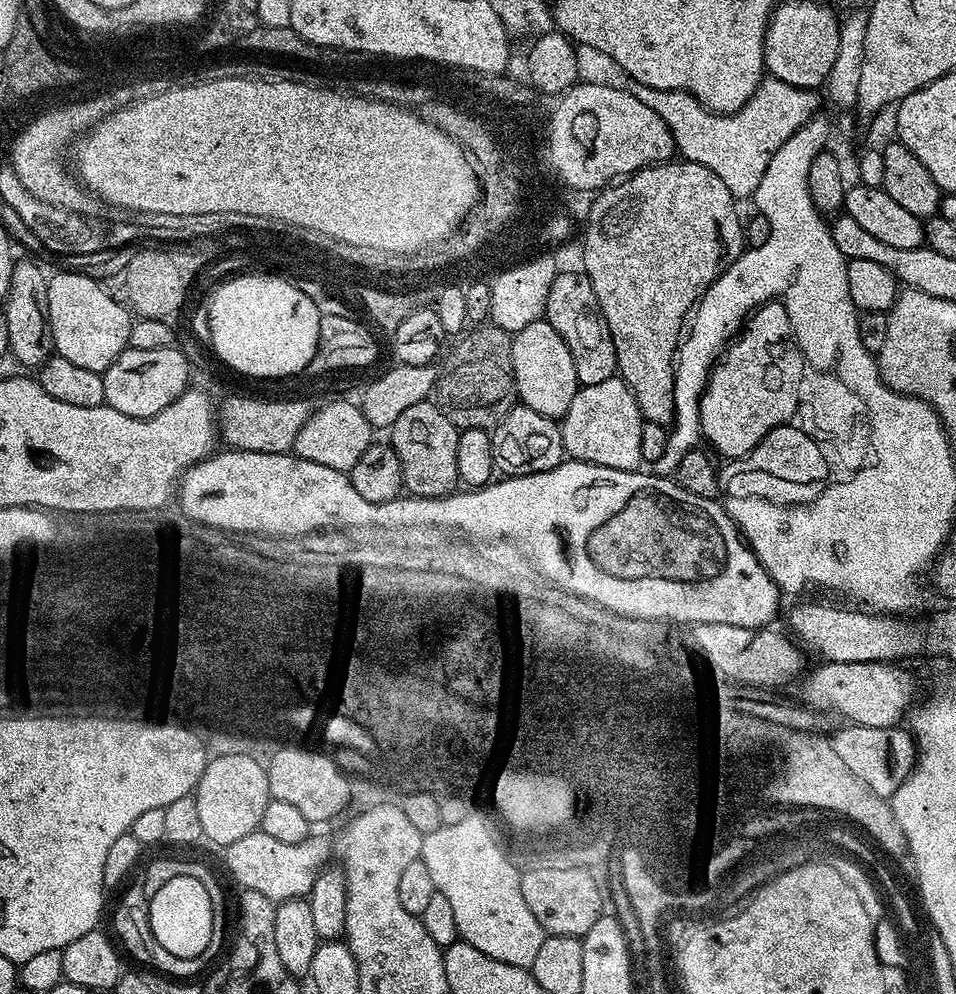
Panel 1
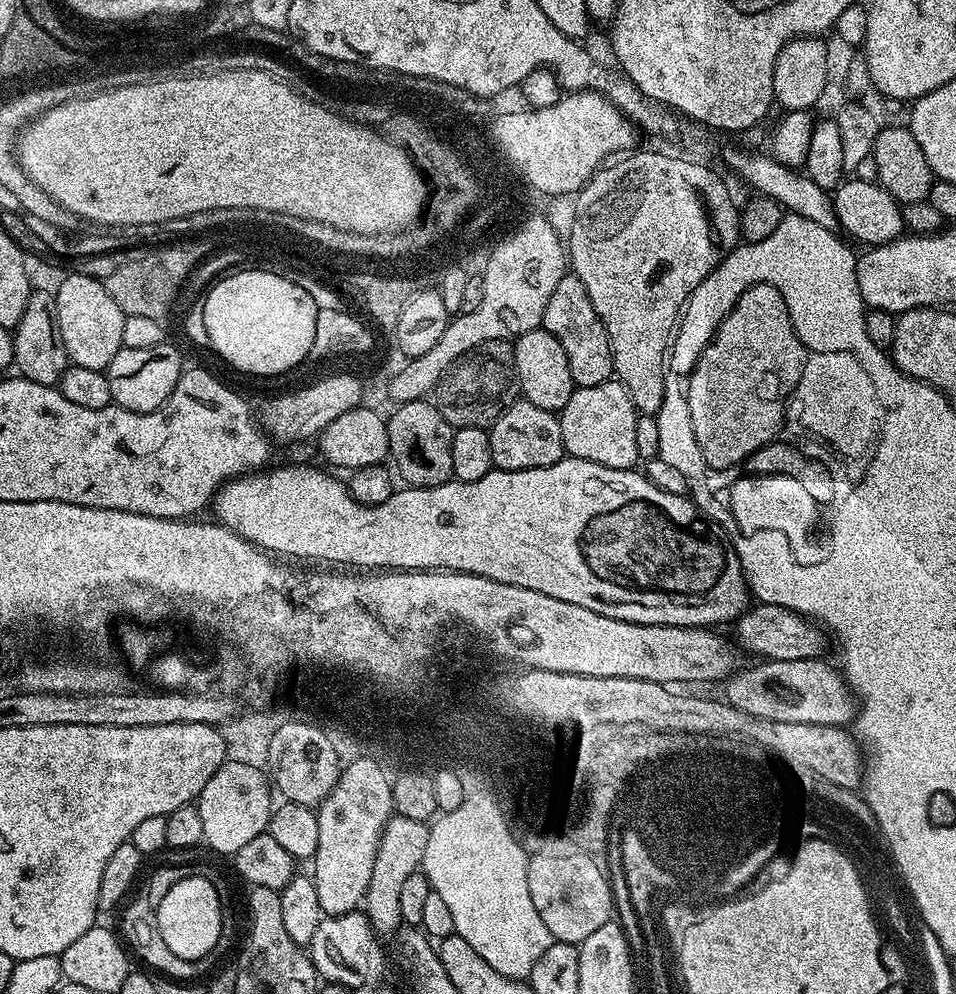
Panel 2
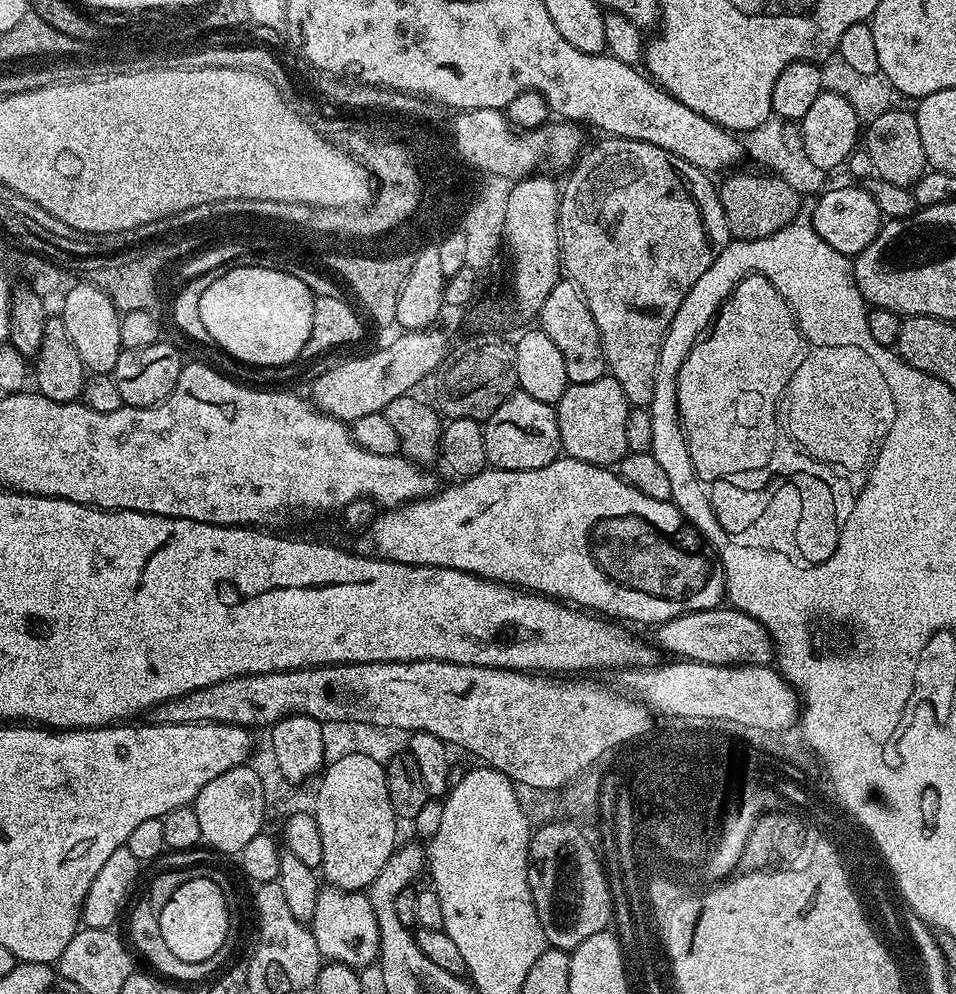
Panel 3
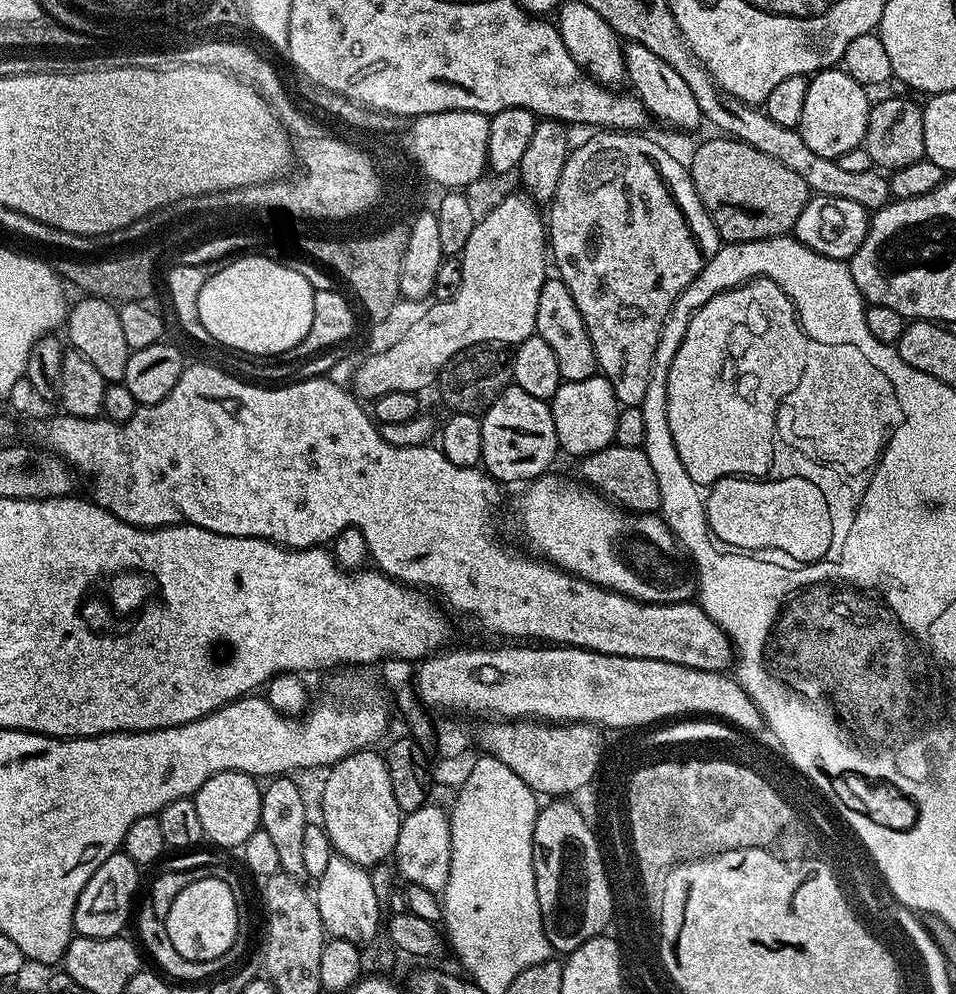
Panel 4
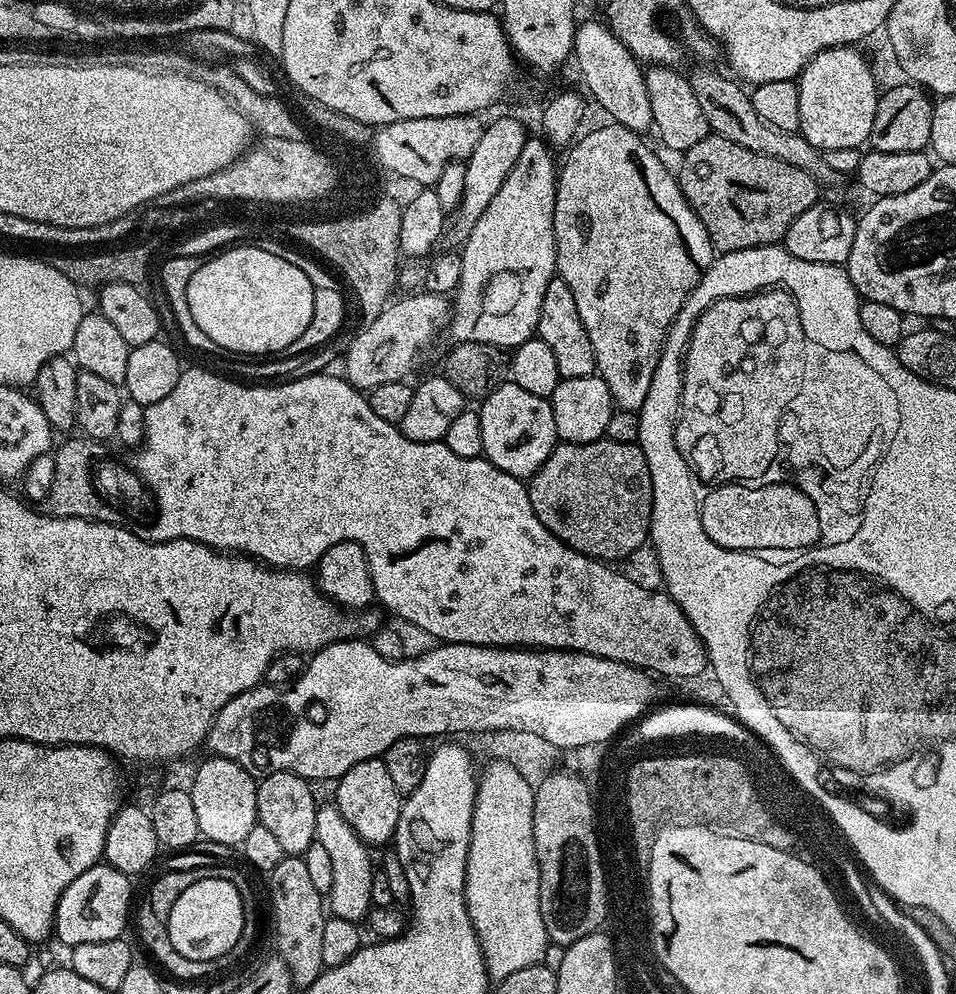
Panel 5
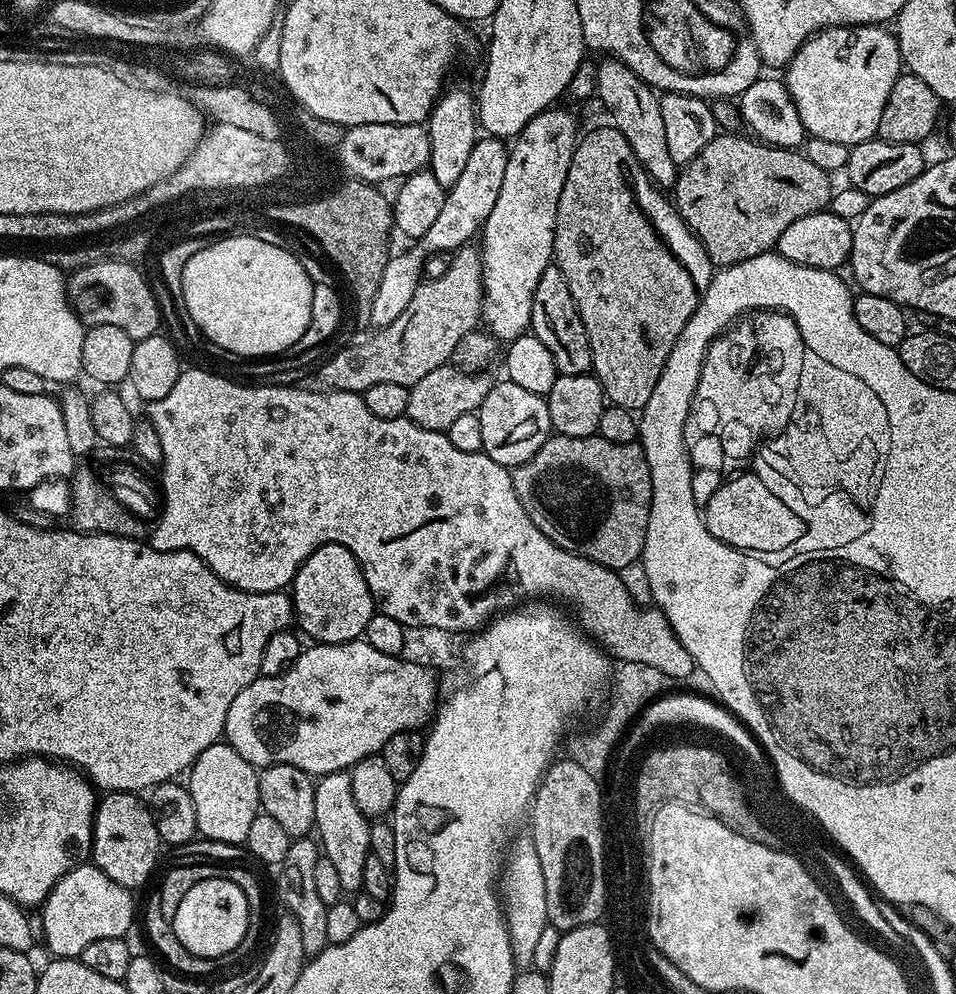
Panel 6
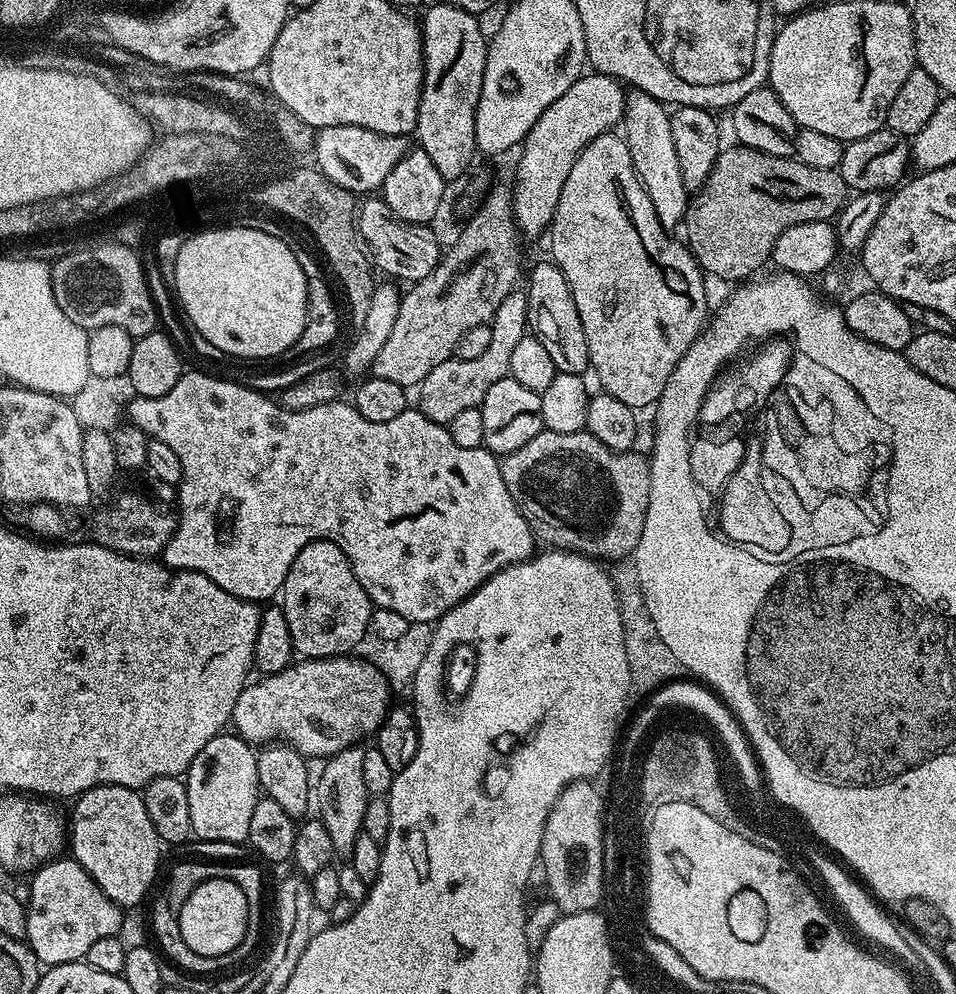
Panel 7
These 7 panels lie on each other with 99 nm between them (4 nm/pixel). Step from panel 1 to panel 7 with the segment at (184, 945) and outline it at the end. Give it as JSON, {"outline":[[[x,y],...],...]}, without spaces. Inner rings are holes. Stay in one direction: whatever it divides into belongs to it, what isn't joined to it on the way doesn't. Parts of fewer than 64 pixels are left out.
{"outline":[[[207,880],[197,886],[186,898],[179,912],[182,938],[194,954],[222,956],[234,951],[247,932],[248,903],[246,894],[234,882],[228,880]]]}

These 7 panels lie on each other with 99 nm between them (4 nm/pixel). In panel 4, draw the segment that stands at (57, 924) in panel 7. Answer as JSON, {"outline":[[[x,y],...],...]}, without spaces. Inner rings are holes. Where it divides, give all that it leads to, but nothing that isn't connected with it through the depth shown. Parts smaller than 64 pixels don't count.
{"outline":[[[118,851],[86,882],[82,894],[74,906],[74,922],[72,923],[75,935],[89,936],[90,938],[110,938],[121,935],[125,931],[124,923],[129,923],[130,913],[133,911],[132,899],[136,896],[136,887],[140,884],[141,869],[130,859],[125,852]]]}

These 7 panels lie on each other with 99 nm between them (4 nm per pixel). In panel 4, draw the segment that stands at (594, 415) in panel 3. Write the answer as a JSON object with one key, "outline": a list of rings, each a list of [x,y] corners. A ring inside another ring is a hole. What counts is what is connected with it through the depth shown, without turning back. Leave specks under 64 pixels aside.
{"outline":[[[602,374],[582,378],[582,382],[563,381],[552,395],[550,407],[560,448],[575,458],[600,452],[614,443],[614,426],[618,426],[621,405],[617,404],[614,390]]]}

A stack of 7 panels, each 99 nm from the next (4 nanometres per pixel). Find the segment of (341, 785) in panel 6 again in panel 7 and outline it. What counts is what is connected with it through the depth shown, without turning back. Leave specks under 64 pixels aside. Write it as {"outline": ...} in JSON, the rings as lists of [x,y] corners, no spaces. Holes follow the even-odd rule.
{"outline":[[[353,746],[327,757],[323,761],[324,769],[320,772],[320,781],[315,781],[314,784],[314,808],[320,811],[317,812],[318,818],[325,824],[326,831],[330,834],[330,839],[333,842],[333,853],[337,857],[351,857],[354,842],[364,831],[364,815],[370,799],[366,790],[366,782],[362,779],[362,758],[364,754],[365,749],[363,747]]]}

